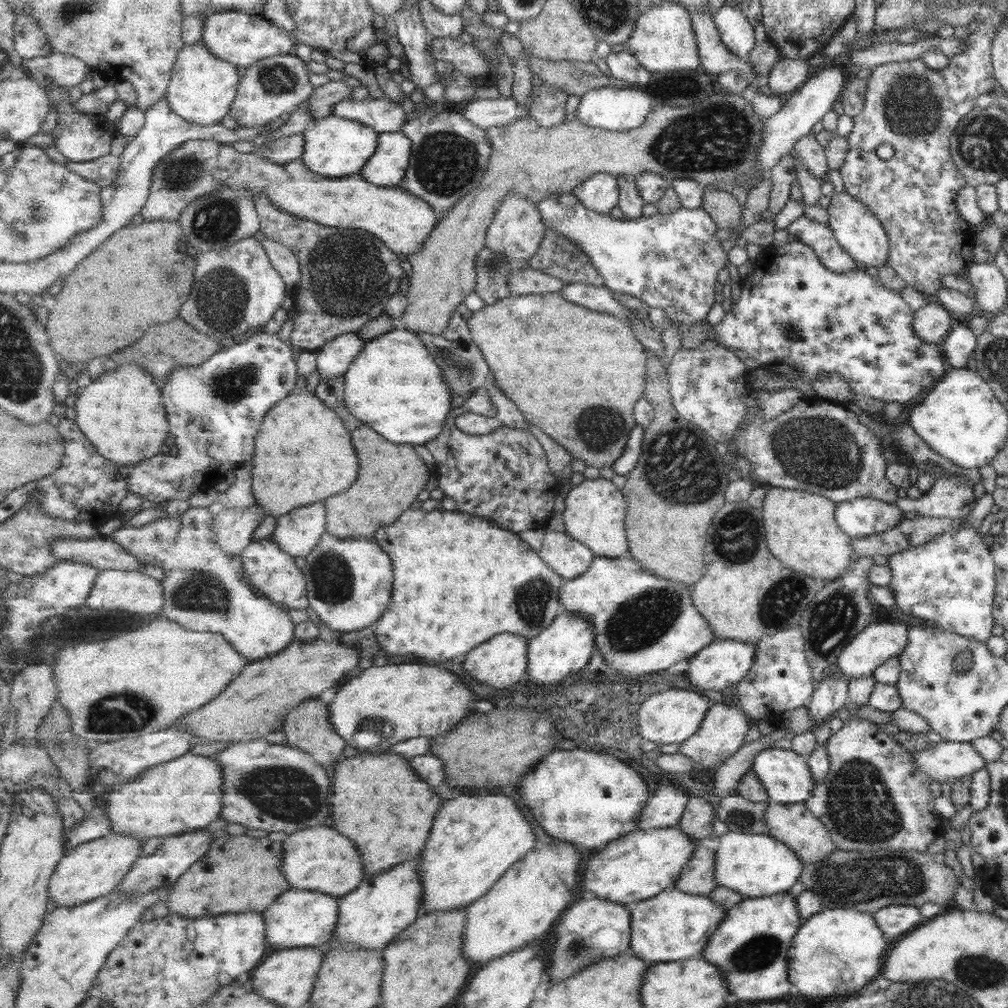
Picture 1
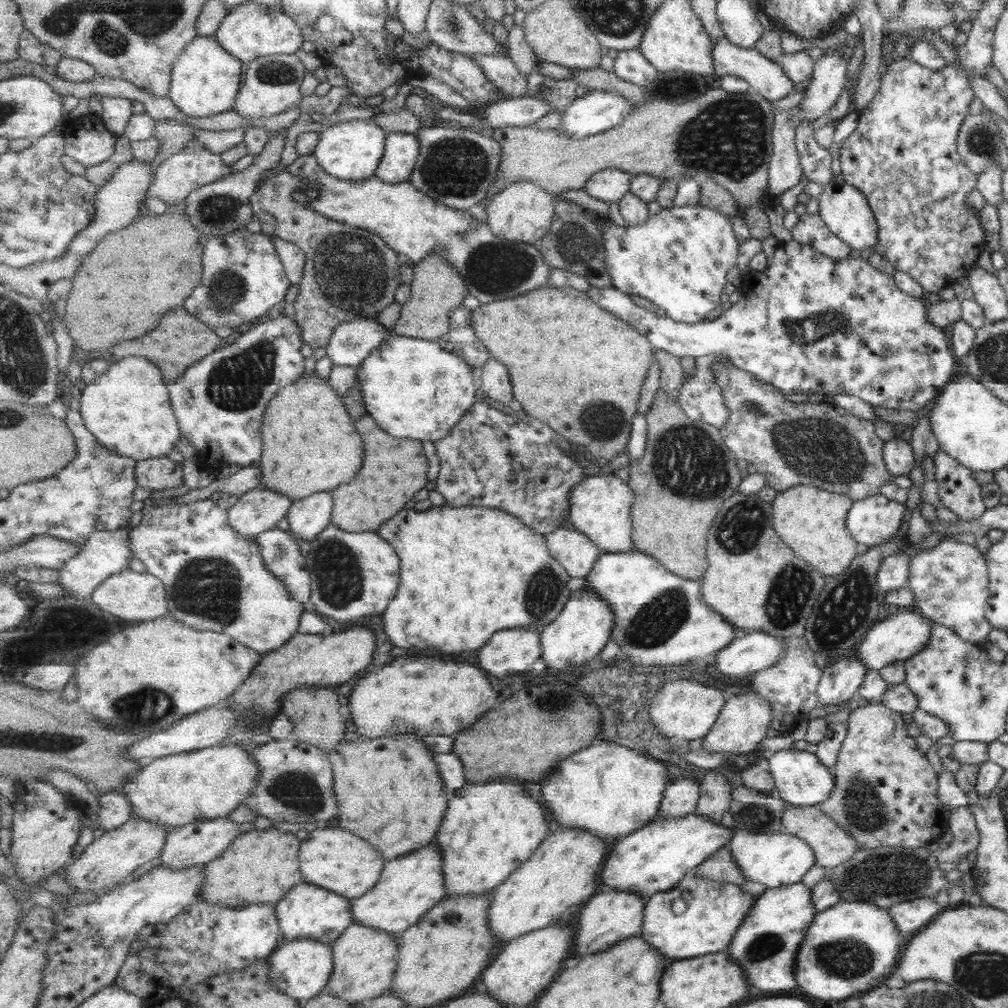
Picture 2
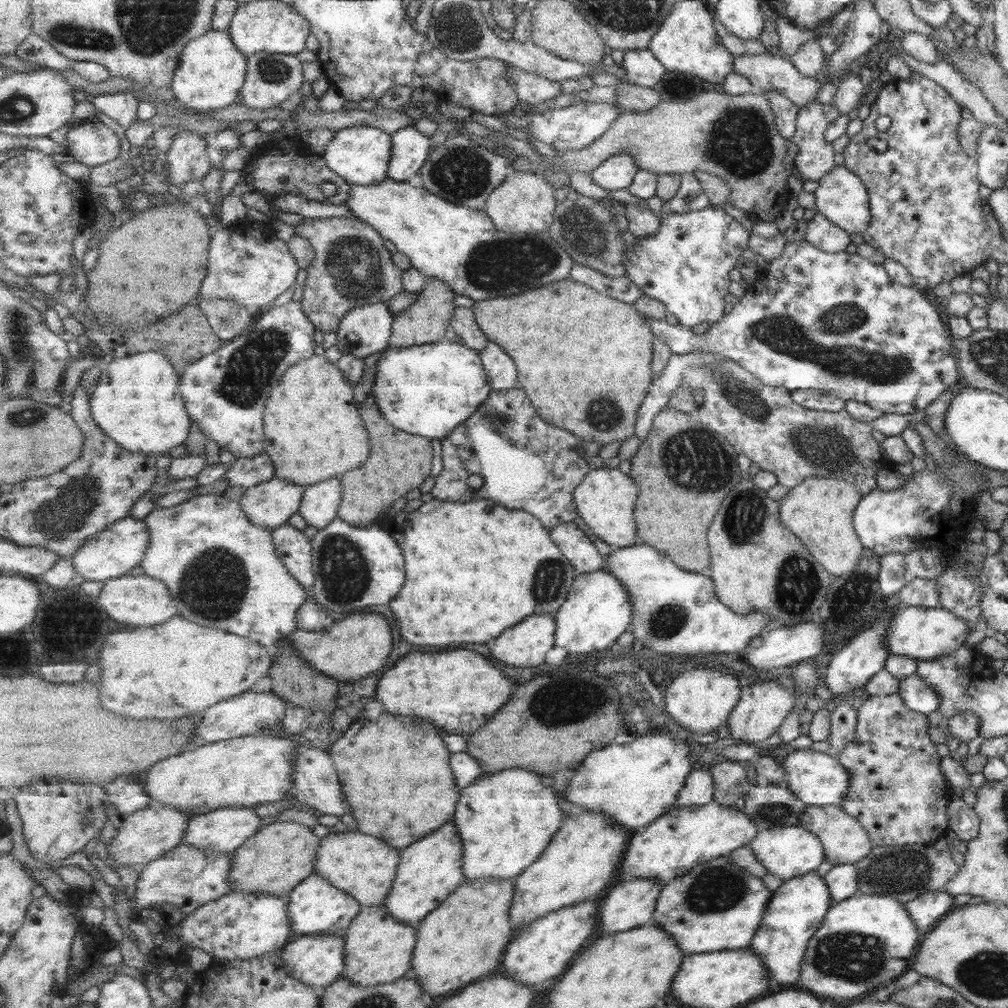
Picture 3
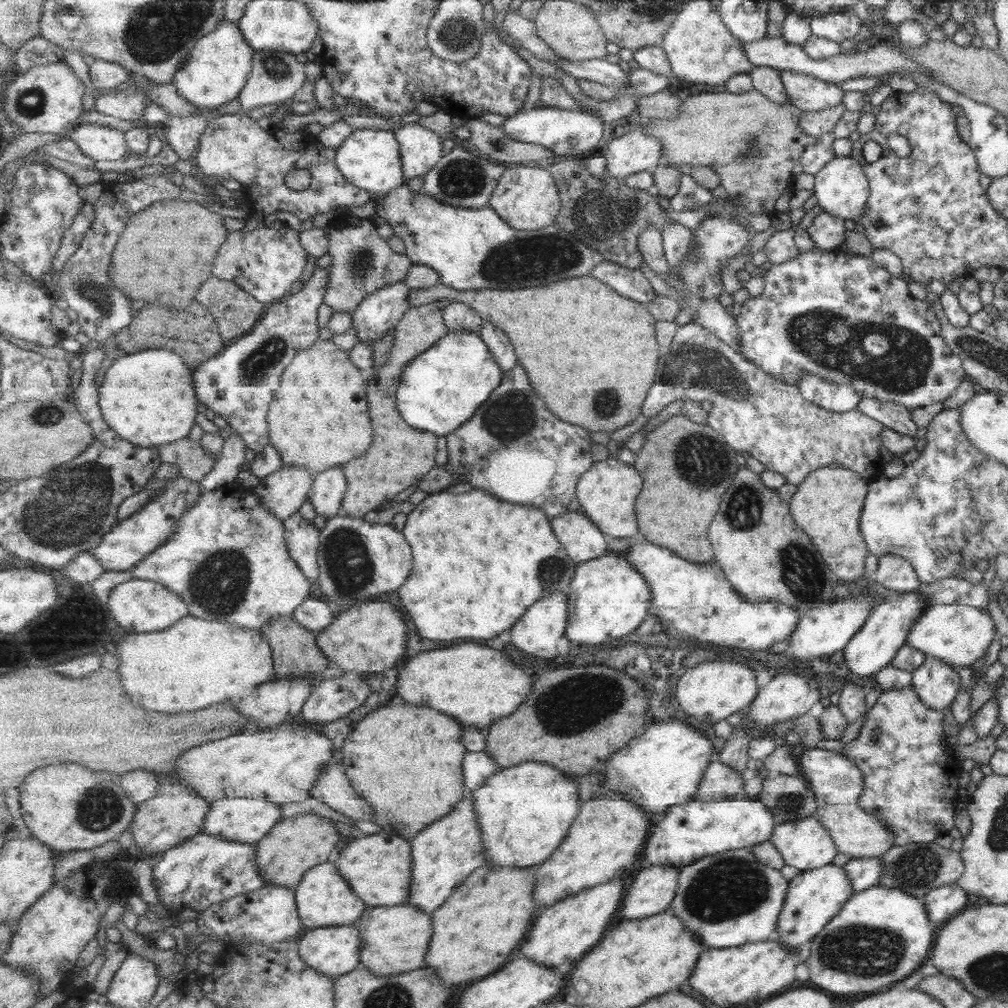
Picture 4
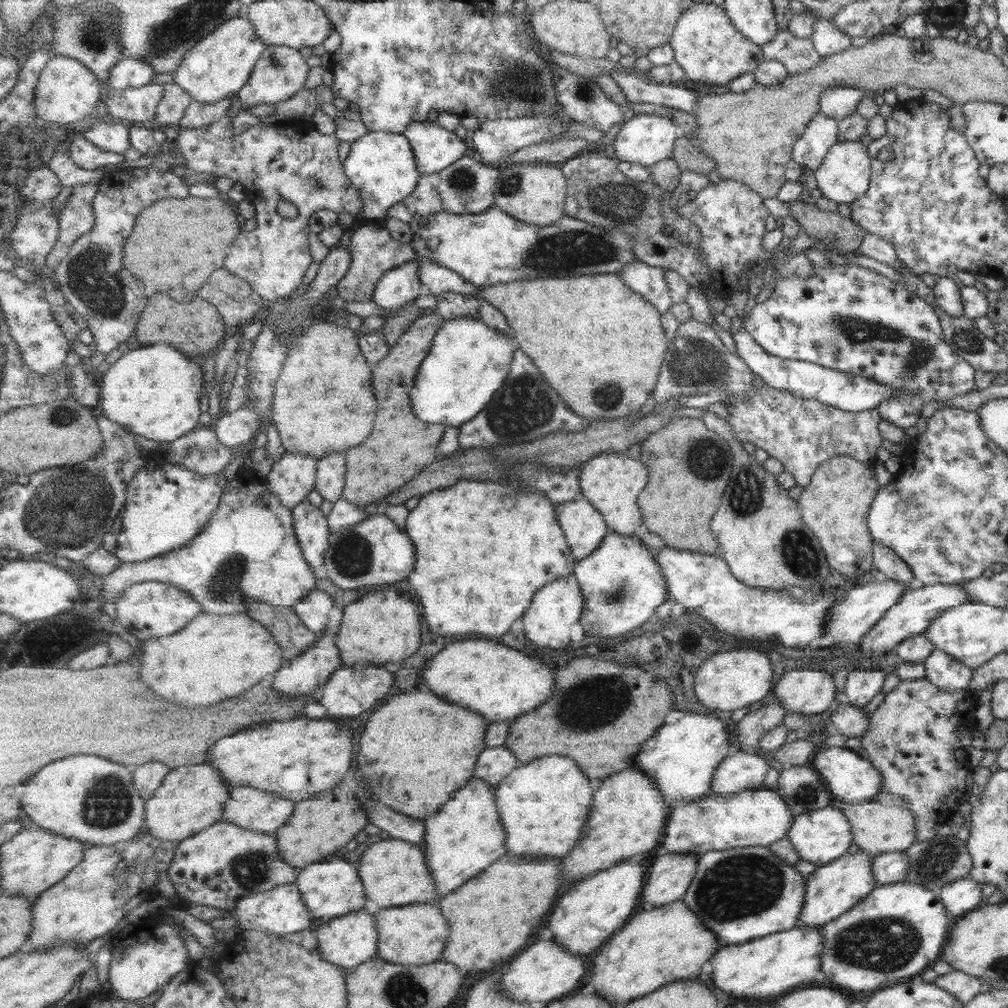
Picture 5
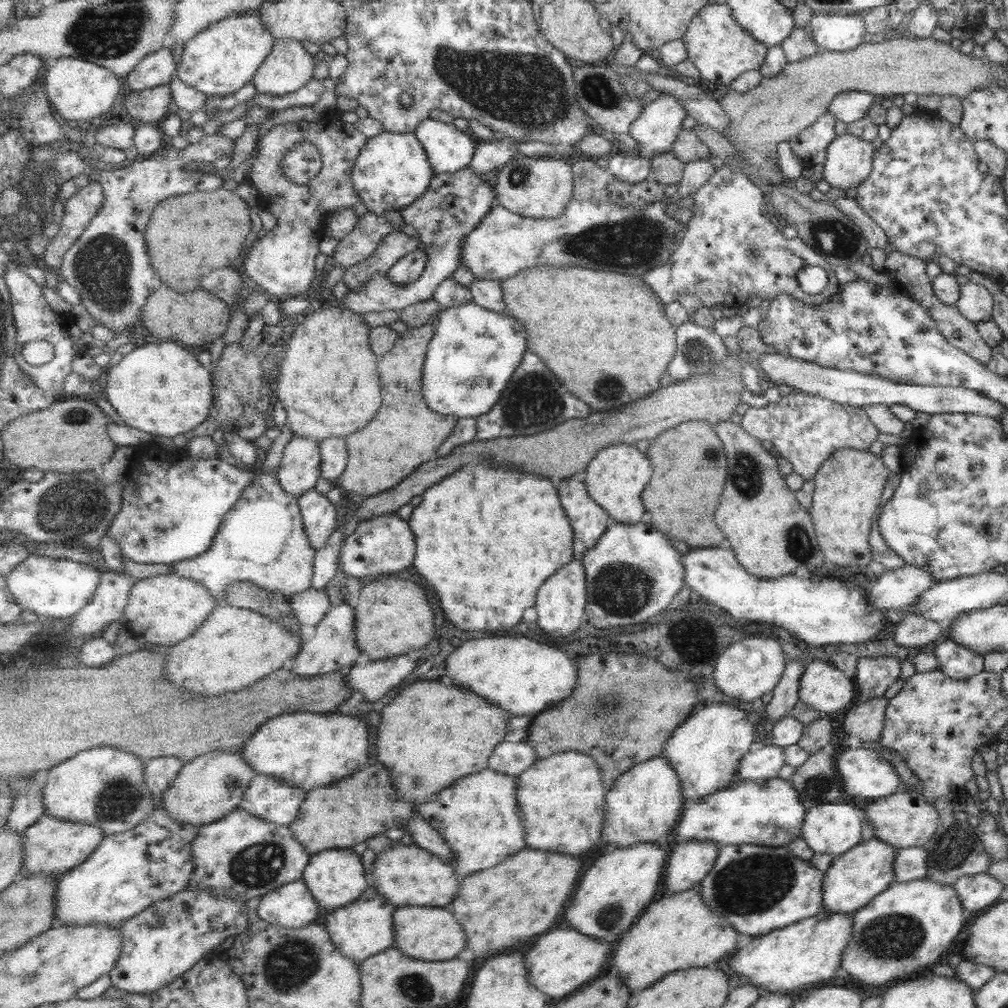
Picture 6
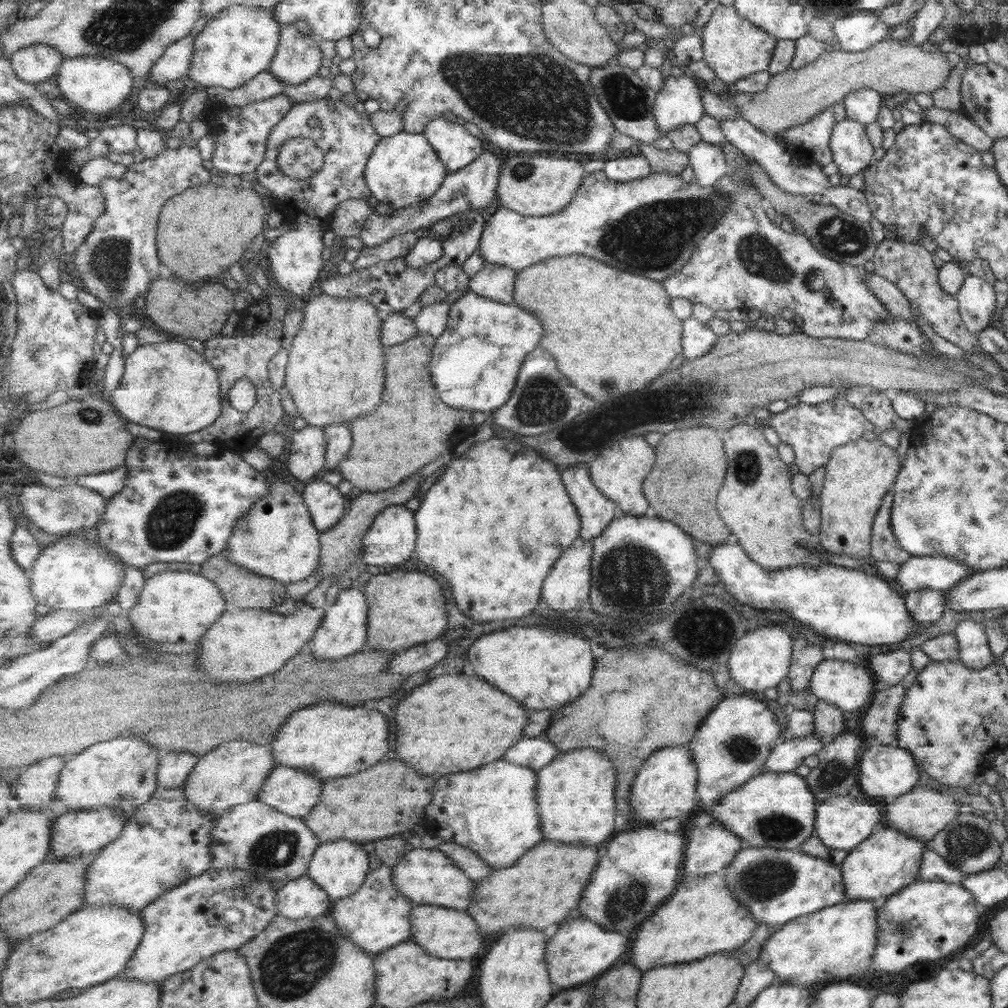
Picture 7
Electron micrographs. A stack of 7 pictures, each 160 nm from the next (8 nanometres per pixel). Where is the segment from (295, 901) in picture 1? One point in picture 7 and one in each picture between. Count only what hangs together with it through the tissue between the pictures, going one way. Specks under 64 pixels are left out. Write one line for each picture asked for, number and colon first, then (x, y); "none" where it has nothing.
2: (308, 912)
3: (316, 907)
4: (324, 897)
5: (331, 888)
6: (337, 877)
7: (341, 867)

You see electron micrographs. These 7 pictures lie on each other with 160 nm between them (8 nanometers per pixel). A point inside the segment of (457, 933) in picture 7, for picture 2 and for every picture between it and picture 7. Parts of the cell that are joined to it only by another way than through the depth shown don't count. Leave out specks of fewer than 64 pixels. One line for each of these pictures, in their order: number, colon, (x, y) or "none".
2: (366, 959)
3: (379, 949)
4: (396, 938)
5: (416, 934)
6: (431, 933)

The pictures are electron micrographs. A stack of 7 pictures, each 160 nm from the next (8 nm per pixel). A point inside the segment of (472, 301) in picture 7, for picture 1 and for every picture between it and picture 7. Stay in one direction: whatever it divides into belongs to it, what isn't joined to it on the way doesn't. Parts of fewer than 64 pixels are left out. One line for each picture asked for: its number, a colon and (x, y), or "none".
1: (395, 385)
2: (413, 388)
3: (430, 389)
4: (441, 389)
5: (469, 362)
6: (474, 353)

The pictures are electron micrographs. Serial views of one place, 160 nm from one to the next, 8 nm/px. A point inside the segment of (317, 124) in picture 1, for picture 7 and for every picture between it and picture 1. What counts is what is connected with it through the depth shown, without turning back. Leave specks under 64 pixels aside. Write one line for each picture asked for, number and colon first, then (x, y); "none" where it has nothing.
2: (352, 150)
3: (360, 154)
4: (369, 158)
5: (382, 166)
6: (393, 170)
7: (405, 169)

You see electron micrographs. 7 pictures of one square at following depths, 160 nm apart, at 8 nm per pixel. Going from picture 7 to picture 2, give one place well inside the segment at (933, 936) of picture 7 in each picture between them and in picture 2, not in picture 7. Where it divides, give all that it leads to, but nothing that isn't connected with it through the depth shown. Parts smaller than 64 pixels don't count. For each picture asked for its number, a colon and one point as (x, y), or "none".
2: (848, 948)
3: (864, 941)
4: (880, 936)
5: (896, 930)
6: (908, 924)

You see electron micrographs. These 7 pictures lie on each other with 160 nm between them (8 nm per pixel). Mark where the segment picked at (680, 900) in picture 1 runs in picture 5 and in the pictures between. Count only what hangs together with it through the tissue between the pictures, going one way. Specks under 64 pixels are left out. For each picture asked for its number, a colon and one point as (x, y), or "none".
2: (714, 910)
3: (717, 906)
4: (728, 900)
5: (741, 894)

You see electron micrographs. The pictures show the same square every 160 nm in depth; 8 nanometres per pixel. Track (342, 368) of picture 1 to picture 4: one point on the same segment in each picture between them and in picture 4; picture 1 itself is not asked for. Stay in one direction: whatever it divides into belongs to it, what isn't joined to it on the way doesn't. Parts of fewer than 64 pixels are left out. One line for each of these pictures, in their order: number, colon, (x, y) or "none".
2: (352, 342)
3: (364, 331)
4: (380, 312)

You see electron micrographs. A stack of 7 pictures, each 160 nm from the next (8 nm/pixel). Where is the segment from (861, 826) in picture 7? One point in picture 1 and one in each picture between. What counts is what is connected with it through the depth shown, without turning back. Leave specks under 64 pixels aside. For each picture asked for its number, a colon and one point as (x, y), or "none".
1: (753, 865)
2: (775, 859)
3: (789, 851)
4: (804, 844)
5: (820, 836)
6: (832, 829)

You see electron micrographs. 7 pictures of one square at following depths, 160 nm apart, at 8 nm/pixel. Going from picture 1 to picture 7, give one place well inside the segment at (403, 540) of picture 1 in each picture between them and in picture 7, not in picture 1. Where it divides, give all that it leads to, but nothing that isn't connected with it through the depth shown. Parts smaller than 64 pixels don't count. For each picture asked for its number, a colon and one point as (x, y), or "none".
2: (517, 583)
3: (486, 568)
4: (480, 564)
5: (483, 549)
6: (487, 544)
7: (495, 538)

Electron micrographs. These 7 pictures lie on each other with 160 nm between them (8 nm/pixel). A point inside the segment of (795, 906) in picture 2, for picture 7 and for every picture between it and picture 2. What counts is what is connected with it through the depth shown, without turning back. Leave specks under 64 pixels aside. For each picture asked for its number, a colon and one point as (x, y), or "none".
3: (794, 911)
4: (813, 896)
5: (830, 890)
6: (854, 877)
7: (887, 860)

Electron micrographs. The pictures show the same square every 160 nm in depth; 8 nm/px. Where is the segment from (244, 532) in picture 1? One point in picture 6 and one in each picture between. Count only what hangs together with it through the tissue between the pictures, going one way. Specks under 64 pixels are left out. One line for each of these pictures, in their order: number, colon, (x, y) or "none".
2: (259, 510)
3: (270, 504)
4: (284, 492)
5: (293, 478)
6: (301, 466)

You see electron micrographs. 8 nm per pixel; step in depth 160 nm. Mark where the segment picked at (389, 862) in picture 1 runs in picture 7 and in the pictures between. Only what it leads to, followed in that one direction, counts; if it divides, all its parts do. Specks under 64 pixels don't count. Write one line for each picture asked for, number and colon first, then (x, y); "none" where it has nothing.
2: (395, 777)
3: (396, 774)
4: (412, 756)
5: (408, 730)
6: (431, 736)
7: (474, 724)

